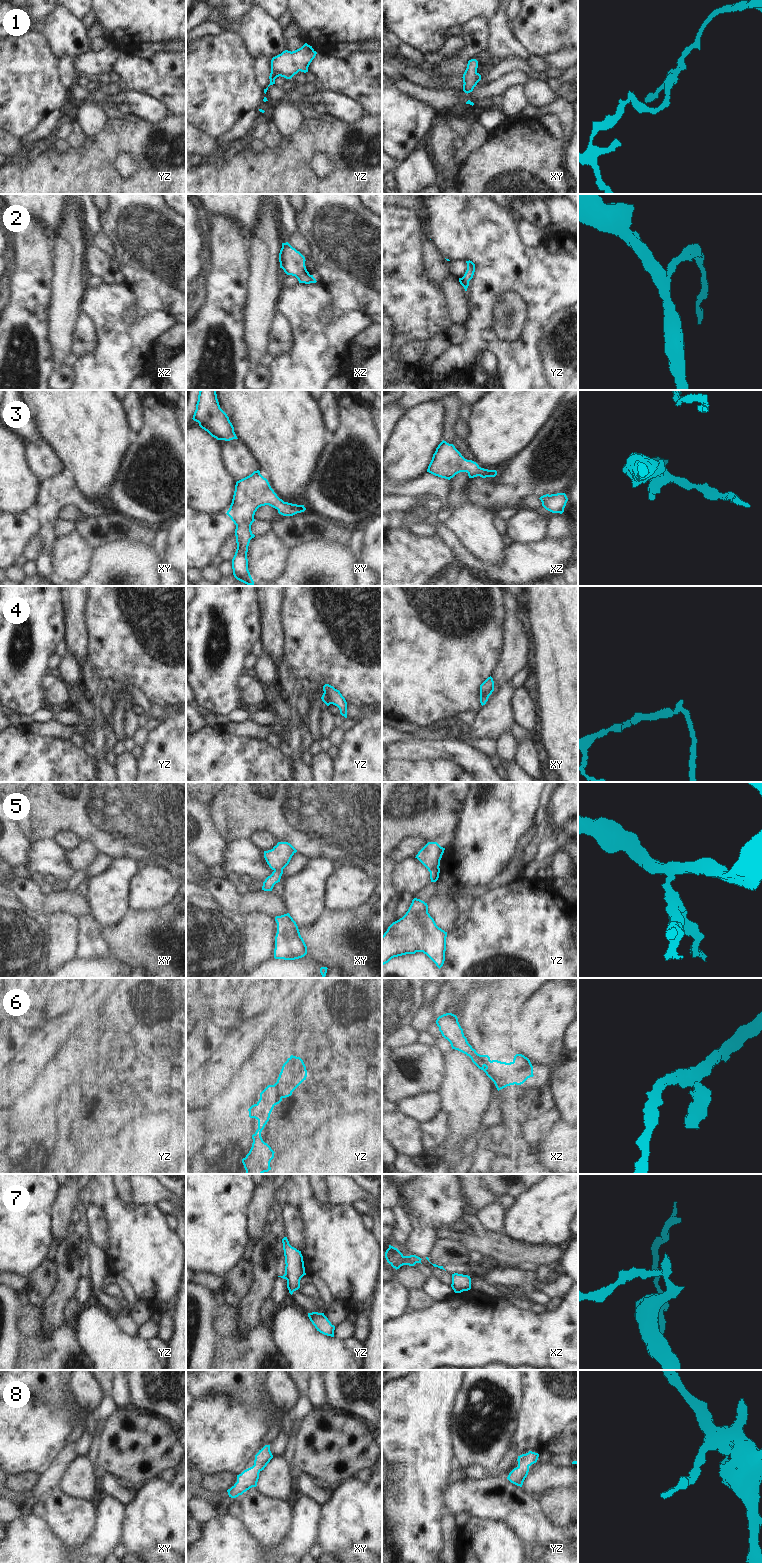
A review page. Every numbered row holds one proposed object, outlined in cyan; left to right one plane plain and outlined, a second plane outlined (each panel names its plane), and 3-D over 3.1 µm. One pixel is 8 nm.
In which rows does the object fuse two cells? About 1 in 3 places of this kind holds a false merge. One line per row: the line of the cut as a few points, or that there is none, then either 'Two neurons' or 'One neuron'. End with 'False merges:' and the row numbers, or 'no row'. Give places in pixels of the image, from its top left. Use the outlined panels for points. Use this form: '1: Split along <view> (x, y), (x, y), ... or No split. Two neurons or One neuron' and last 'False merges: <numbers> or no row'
1: No split. One neuron
2: No split. One neuron
3: No split. One neuron
4: Split along yz (324, 692), (331, 703). Two neurons
5: Split along yz (438, 866), (429, 871). Two neurons
6: Split along xz (512, 1062), (517, 1073), (528, 1077). Two neurons
7: Split along yz (285, 1266), (286, 1278). Two neurons
8: No split. One neuron
False merges: 4, 5, 6, 7.

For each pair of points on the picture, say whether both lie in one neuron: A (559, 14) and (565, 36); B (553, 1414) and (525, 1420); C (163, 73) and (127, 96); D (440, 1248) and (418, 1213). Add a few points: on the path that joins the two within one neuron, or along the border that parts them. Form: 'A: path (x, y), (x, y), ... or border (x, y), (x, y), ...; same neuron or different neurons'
A: path (564, 19), (565, 31); same neuron
B: path (546, 1414), (540, 1420), (532, 1420); same neuron
C: border (127, 88), (147, 94), (156, 100); different neurons
D: border (438, 1239), (427, 1256); different neurons

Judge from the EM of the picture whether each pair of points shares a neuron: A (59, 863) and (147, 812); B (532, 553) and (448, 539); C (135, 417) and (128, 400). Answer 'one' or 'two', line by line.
A: two
B: one
C: one

